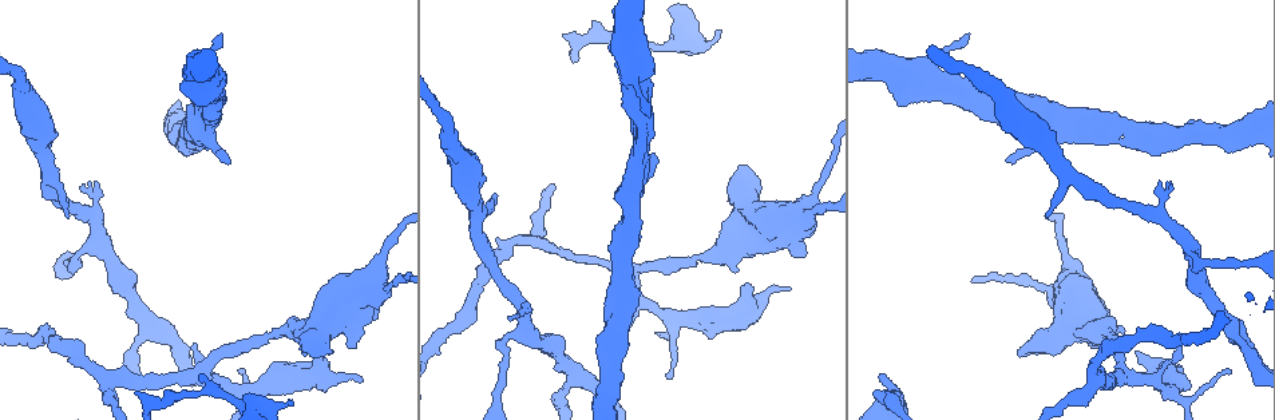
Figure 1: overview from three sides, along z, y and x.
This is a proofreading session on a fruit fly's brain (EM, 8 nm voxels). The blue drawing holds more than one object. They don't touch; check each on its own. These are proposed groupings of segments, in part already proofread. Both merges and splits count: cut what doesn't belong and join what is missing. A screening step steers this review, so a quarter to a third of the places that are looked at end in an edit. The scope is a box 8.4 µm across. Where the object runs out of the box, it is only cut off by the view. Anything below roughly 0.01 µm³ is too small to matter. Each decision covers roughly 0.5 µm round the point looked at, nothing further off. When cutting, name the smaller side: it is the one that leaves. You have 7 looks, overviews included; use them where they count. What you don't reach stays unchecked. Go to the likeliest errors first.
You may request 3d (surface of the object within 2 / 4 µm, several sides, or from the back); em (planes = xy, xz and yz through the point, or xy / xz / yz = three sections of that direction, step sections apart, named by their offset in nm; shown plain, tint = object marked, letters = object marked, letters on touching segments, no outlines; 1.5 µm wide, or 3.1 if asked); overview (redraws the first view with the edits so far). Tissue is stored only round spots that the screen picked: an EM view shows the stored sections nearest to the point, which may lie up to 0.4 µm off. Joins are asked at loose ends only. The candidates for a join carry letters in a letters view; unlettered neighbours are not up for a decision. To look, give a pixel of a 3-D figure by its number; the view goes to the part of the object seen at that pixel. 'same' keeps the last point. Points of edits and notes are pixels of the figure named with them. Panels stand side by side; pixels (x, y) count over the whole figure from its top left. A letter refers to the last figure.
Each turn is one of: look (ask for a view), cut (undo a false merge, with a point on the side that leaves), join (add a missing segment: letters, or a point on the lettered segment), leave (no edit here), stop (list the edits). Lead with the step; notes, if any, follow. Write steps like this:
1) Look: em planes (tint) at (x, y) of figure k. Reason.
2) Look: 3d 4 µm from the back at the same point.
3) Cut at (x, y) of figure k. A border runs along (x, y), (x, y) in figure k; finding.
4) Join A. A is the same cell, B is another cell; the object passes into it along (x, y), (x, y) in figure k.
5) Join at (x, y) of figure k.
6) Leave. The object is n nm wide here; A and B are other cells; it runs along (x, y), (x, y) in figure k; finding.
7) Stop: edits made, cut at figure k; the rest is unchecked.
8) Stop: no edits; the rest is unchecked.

Look: em xz step 8 (letters) at (1045, 215) of figure 1. Branch stops here.

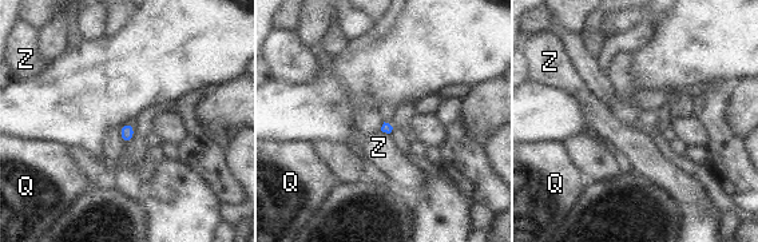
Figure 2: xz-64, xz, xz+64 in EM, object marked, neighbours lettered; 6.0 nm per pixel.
Look: em planes (letters) at the same point. Cut it another way.

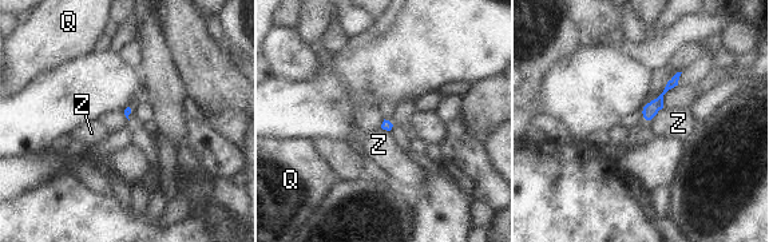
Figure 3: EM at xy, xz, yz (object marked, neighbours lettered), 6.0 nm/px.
Leave. Q and Z are other cells; it runs along (674, 80), (646, 118) in figure 3; no lettered segment goes on from it.

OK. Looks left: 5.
Look: 3d 4 µm from the back at (229, 164) of figure 1. Branch stops here.

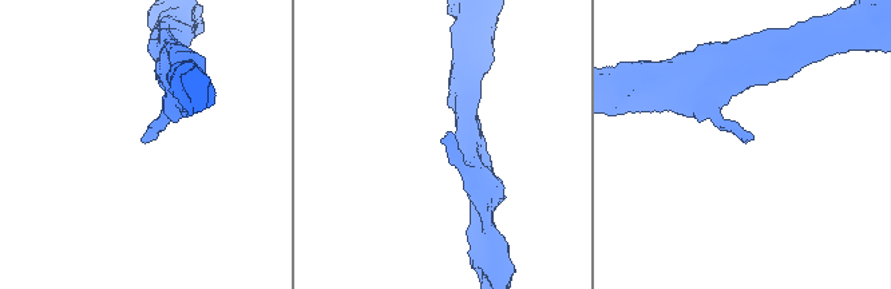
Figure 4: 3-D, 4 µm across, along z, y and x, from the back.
Look: em planes (plain) at (447, 131) of figure 4. Need the tissue.

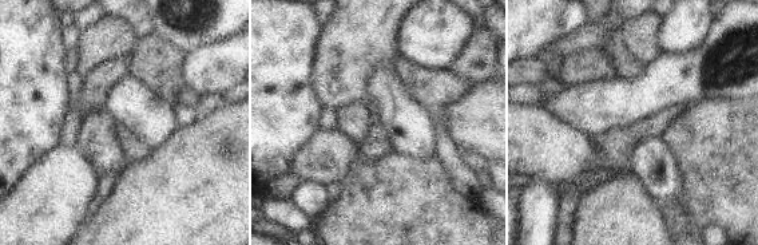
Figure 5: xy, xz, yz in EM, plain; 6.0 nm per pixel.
Look: em planes (letters) at the same point. What lies round it.

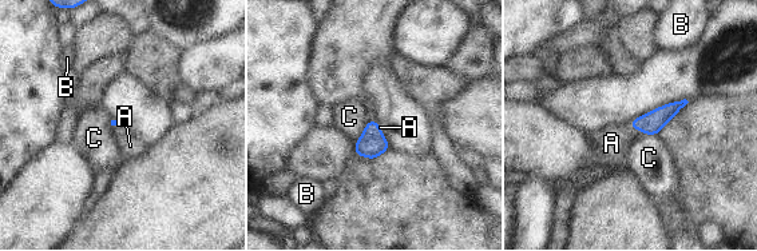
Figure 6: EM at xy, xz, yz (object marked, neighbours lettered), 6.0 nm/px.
Join A. A is the same cell, B and C are other cells; the object passes into it along (650, 123), (637, 128), (611, 143) in figure 6; the neuron continues.

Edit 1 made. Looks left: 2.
Look: overview.

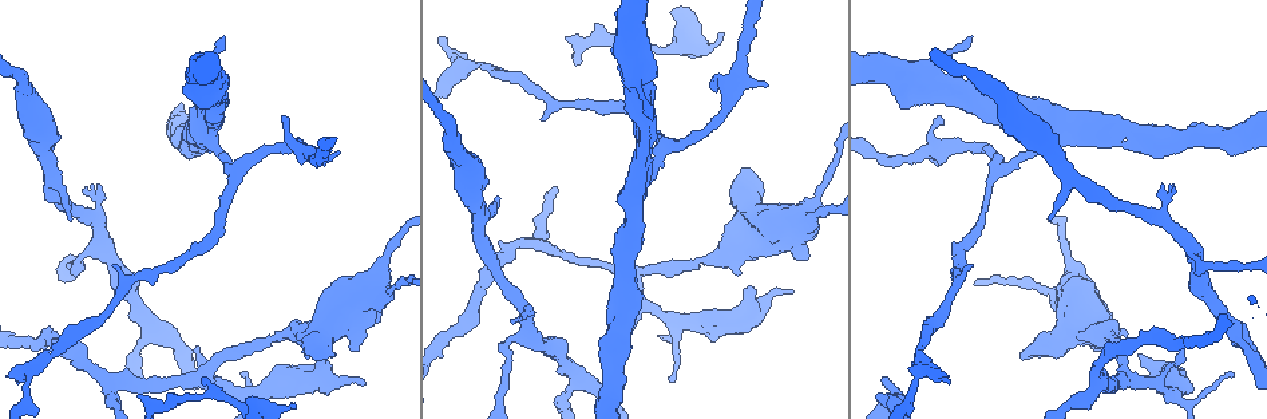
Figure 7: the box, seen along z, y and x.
Look: em planes (letters) at (1231, 374) of figure 7. Branch stops here.

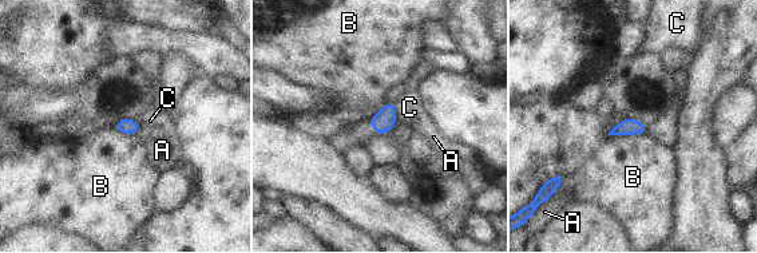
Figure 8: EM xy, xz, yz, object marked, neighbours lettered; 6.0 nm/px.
Leave. A, B and C are other cells; a border runs along (645, 131), (639, 134), (607, 134) in figure 8; none of them fits.

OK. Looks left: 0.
Stop: edits made, join at figure 6; the rest is unchecked.

